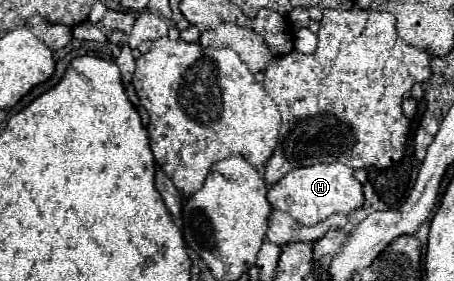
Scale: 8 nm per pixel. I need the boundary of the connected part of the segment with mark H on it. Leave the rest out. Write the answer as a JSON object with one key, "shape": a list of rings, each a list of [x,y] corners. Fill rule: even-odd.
{"shape":[[[344,163],[330,165],[312,165],[312,167],[296,167],[288,175],[284,175],[268,193],[268,199],[274,209],[282,209],[298,219],[302,225],[316,225],[326,221],[336,213],[352,213],[354,209],[364,205],[362,183],[352,175],[354,171]]]}

